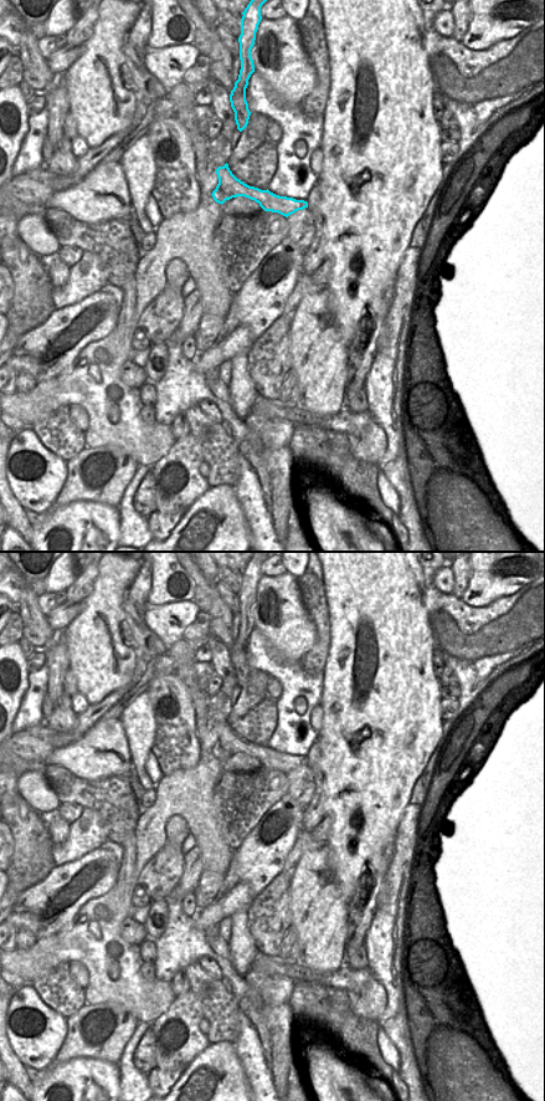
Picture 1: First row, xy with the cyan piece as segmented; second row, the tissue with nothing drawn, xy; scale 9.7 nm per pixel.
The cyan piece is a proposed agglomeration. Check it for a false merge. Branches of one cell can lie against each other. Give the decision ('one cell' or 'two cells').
two cells

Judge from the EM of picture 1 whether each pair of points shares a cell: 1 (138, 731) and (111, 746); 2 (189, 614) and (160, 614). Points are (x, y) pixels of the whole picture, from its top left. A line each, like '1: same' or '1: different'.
1: different
2: same

